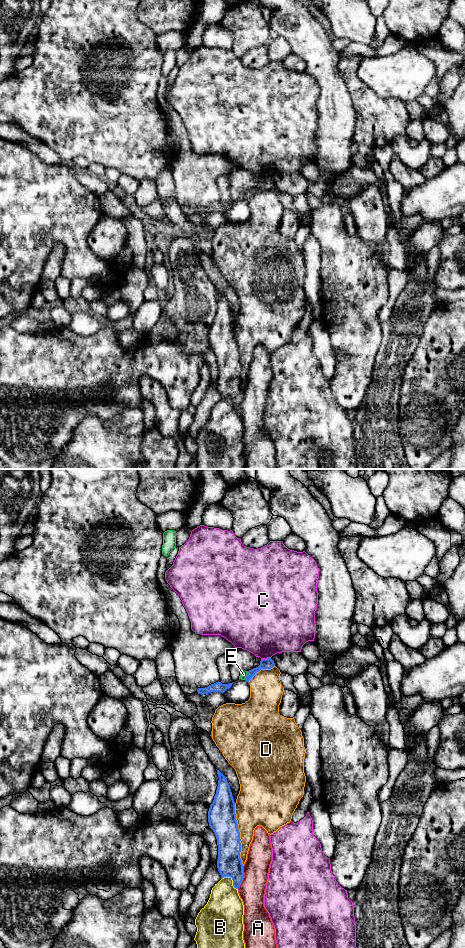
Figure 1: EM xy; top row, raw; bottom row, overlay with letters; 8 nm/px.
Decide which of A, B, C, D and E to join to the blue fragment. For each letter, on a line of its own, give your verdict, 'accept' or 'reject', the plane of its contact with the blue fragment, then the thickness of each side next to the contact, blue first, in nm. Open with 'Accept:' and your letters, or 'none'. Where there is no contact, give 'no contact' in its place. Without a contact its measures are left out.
Accept: none
A: reject; meets blue in xy; 200 nm thick on the blue side, 200 nm on the other
B: reject; meets blue in xy; 200 nm thick on the blue side, 300 nm on the other
C: reject; meets blue in xy; 90 nm thick on the blue side, 440 nm on the other
D: reject; meets blue in xy; 220 nm thick on the blue side, 300 nm on the other
E: reject; meets blue in xy; 90 nm thick on the blue side, 60 nm on the other

